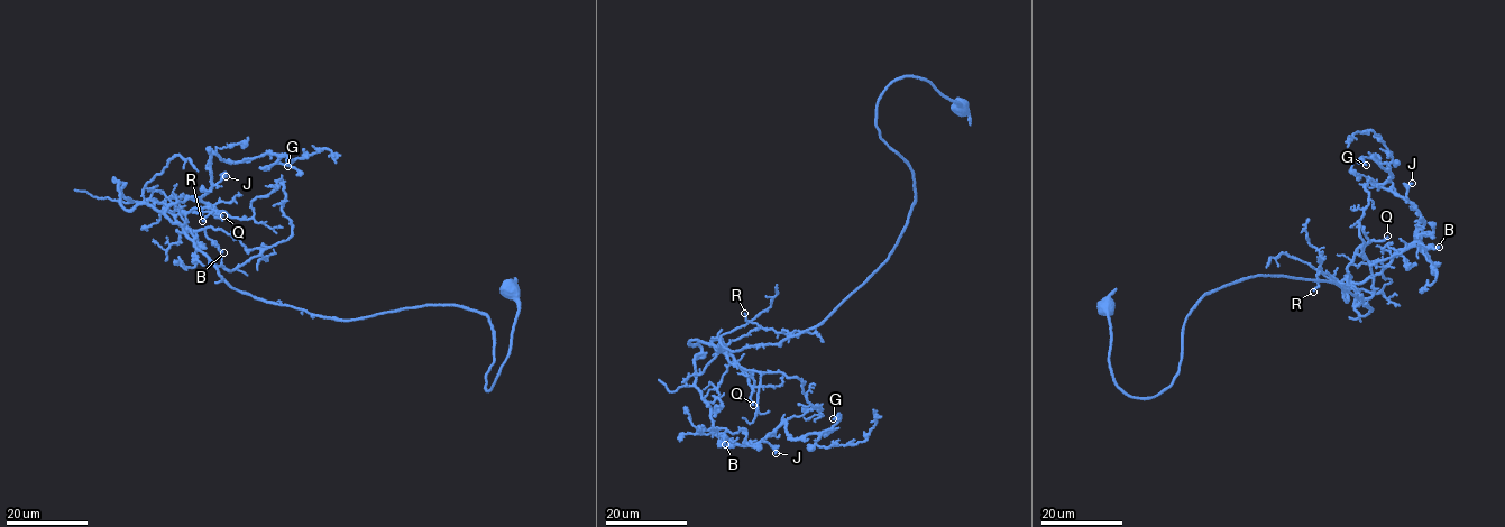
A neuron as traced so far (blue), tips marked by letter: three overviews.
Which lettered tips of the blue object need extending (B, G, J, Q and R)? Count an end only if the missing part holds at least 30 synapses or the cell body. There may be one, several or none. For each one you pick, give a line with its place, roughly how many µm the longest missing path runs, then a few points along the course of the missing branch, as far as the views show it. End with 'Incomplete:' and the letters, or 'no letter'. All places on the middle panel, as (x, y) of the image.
Q: place (753, 405); missing 50 µm; course (753, 405), (743, 423), (749, 430), (769, 423), (779, 427), (814, 426), (807, 421), (781, 422), (781, 414)
Incomplete: Q

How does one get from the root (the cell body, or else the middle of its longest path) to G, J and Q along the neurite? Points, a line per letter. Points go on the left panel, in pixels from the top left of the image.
G: (508, 288), (488, 391), (485, 315), (267, 303), (121, 205), (120, 183), (203, 195), (214, 153), (287, 166)
J: (508, 288), (488, 391), (485, 315), (267, 303), (121, 205), (120, 183), (163, 204), (226, 176)
Q: (508, 288), (488, 391), (488, 317), (254, 298), (165, 210), (223, 215)

